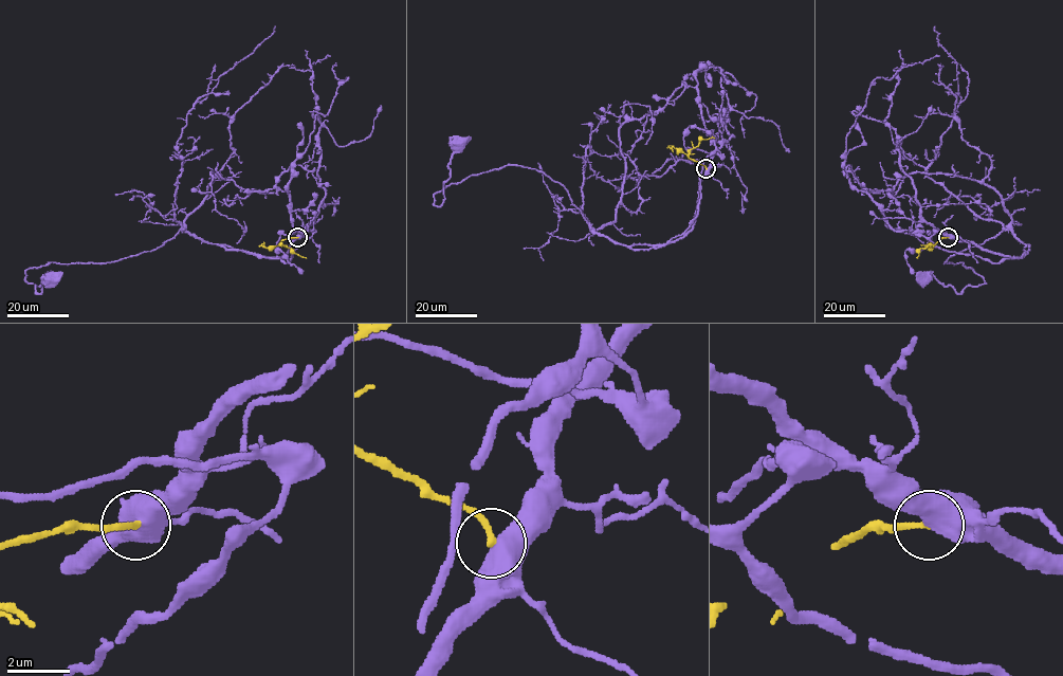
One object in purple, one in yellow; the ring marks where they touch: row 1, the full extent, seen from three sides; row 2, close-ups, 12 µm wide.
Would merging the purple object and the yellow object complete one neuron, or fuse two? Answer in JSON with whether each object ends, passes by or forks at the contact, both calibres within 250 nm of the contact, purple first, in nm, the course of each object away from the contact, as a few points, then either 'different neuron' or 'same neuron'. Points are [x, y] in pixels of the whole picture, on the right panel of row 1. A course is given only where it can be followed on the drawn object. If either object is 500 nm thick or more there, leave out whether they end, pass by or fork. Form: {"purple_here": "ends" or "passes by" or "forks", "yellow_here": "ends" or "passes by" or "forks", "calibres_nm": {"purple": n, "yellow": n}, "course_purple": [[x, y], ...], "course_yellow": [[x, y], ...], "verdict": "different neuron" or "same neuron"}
{"calibres_nm": {"purple": 750, "yellow": 190}, "course_purple": [[949, 237], [1024, 253], [1003, 230], [945, 263], [961, 261], [986, 282], [957, 293], [924, 278]], "course_yellow": [[949, 237], [921, 248], [917, 258]], "verdict": "same neuron"}

